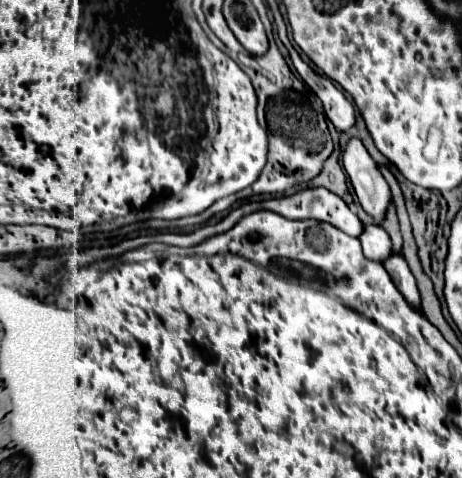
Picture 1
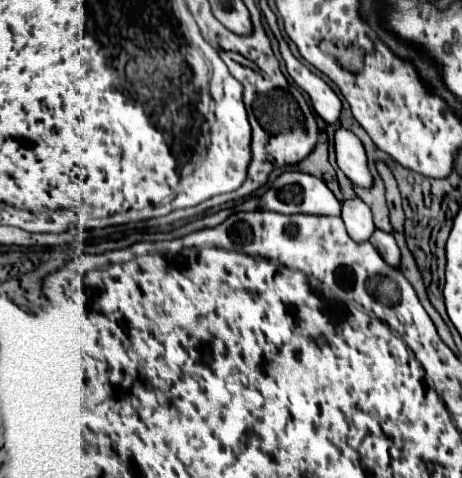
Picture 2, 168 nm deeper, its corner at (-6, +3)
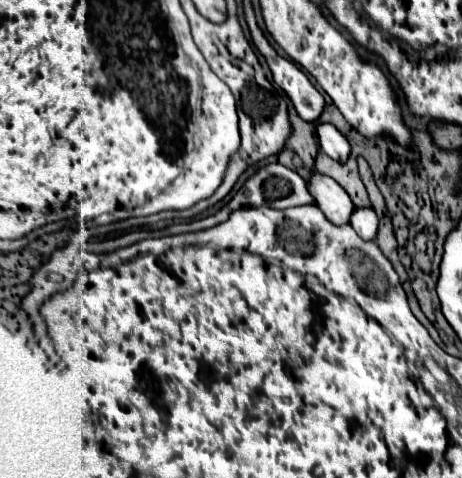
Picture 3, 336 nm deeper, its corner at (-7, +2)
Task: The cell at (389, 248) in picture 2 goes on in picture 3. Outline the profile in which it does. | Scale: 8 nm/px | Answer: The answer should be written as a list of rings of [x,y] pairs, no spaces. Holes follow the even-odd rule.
[[[358,208],[352,216],[352,228],[364,238],[374,242],[376,234],[378,234],[378,216],[374,210],[370,208]]]

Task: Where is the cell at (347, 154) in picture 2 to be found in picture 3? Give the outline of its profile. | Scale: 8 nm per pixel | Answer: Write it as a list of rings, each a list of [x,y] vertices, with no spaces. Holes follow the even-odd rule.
[[[332,124],[318,126],[318,142],[320,142],[320,148],[324,150],[324,154],[328,154],[332,160],[346,162],[350,158],[352,148],[350,148],[346,136],[340,130],[336,130]]]

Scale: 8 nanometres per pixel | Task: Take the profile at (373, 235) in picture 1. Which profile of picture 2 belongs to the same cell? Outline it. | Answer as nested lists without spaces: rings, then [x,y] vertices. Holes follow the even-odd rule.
[[[347,199],[343,201],[343,215],[341,215],[347,233],[355,241],[369,241],[371,233],[375,231],[371,209],[361,199]]]

